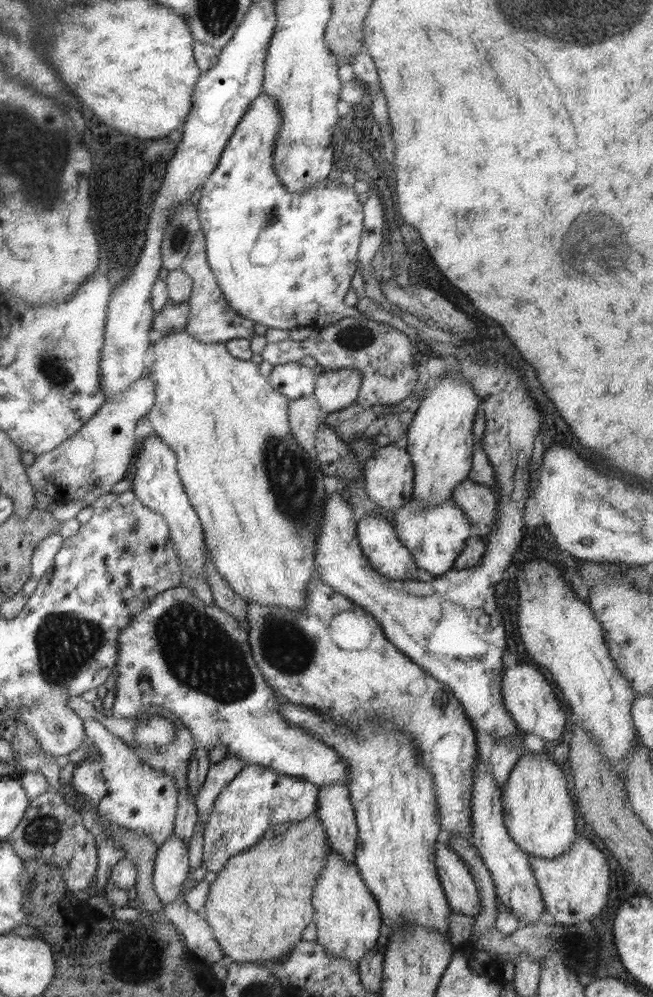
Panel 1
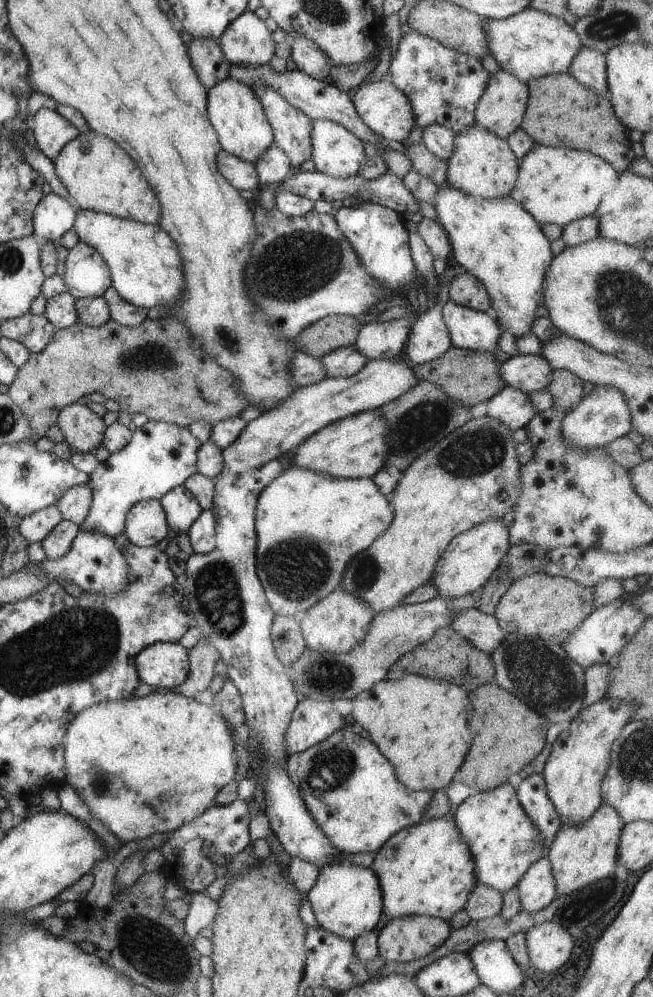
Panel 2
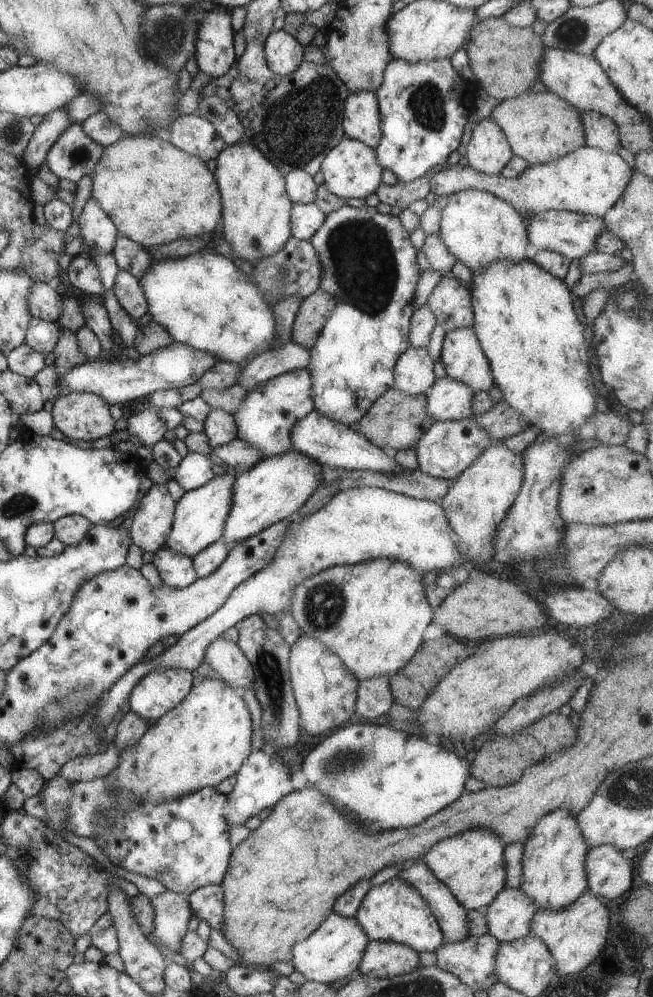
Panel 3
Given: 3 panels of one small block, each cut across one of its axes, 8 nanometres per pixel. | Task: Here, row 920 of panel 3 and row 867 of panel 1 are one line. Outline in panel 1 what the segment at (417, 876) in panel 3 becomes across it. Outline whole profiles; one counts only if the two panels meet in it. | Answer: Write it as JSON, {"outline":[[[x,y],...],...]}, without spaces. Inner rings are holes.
{"outline":[[[445,838],[434,847],[437,873],[453,913],[473,919],[481,913],[480,893],[466,863],[448,847]]]}

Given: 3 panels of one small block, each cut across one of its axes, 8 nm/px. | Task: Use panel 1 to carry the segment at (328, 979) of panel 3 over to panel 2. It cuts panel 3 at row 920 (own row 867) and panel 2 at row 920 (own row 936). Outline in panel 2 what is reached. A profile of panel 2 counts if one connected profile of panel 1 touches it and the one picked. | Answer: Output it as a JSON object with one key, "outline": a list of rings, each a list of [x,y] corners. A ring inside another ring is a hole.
{"outline":[[[349,862],[328,863],[321,867],[314,886],[306,896],[318,925],[352,942],[363,932],[376,928],[383,912],[383,894],[376,873],[370,867]]]}

